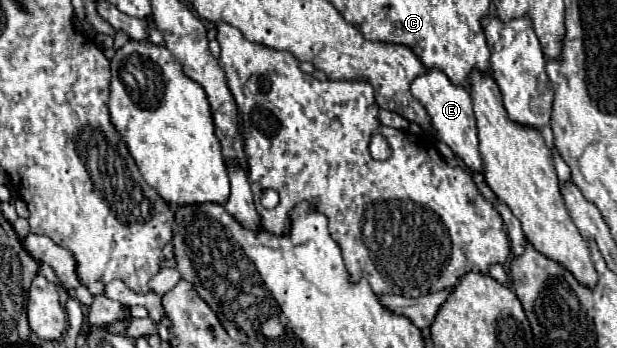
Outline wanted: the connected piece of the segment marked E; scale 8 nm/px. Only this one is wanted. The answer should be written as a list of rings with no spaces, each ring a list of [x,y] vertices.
[[[427,70],[423,76],[415,78],[411,84],[411,94],[425,106],[427,114],[431,116],[437,140],[445,142],[463,160],[469,172],[483,172],[485,166],[479,154],[479,140],[477,140],[471,94],[461,86],[453,86],[441,70]]]

